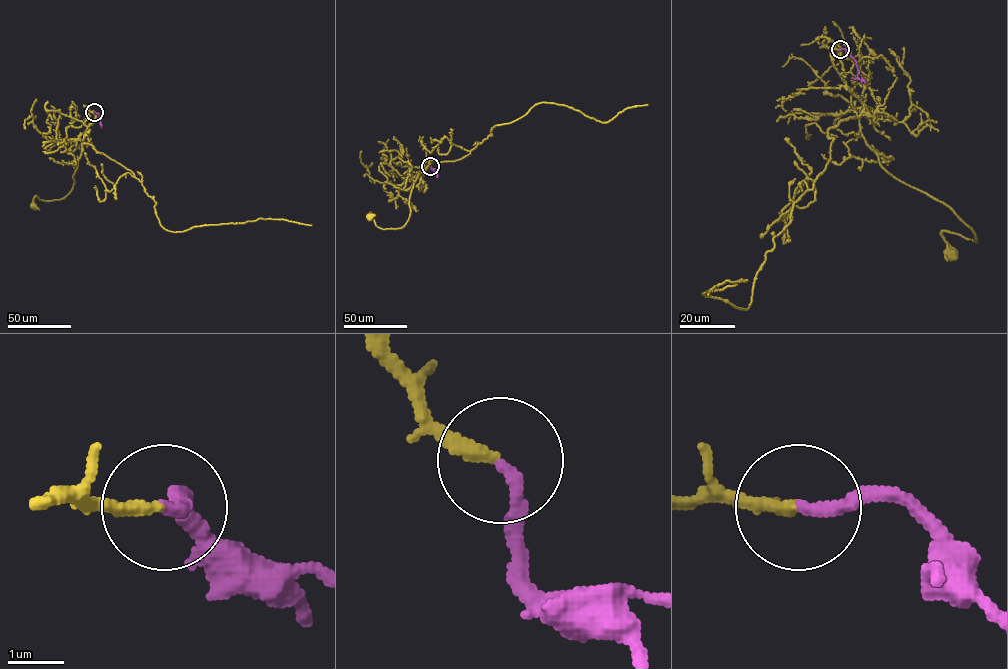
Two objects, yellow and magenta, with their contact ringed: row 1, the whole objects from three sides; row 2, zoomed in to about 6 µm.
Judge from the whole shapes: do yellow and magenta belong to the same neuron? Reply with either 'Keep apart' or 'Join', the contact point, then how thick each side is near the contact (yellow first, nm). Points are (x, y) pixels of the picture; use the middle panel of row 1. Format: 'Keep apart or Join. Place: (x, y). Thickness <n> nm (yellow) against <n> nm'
Join. Place: (430, 166). Thickness 240 nm (yellow) against 240 nm

